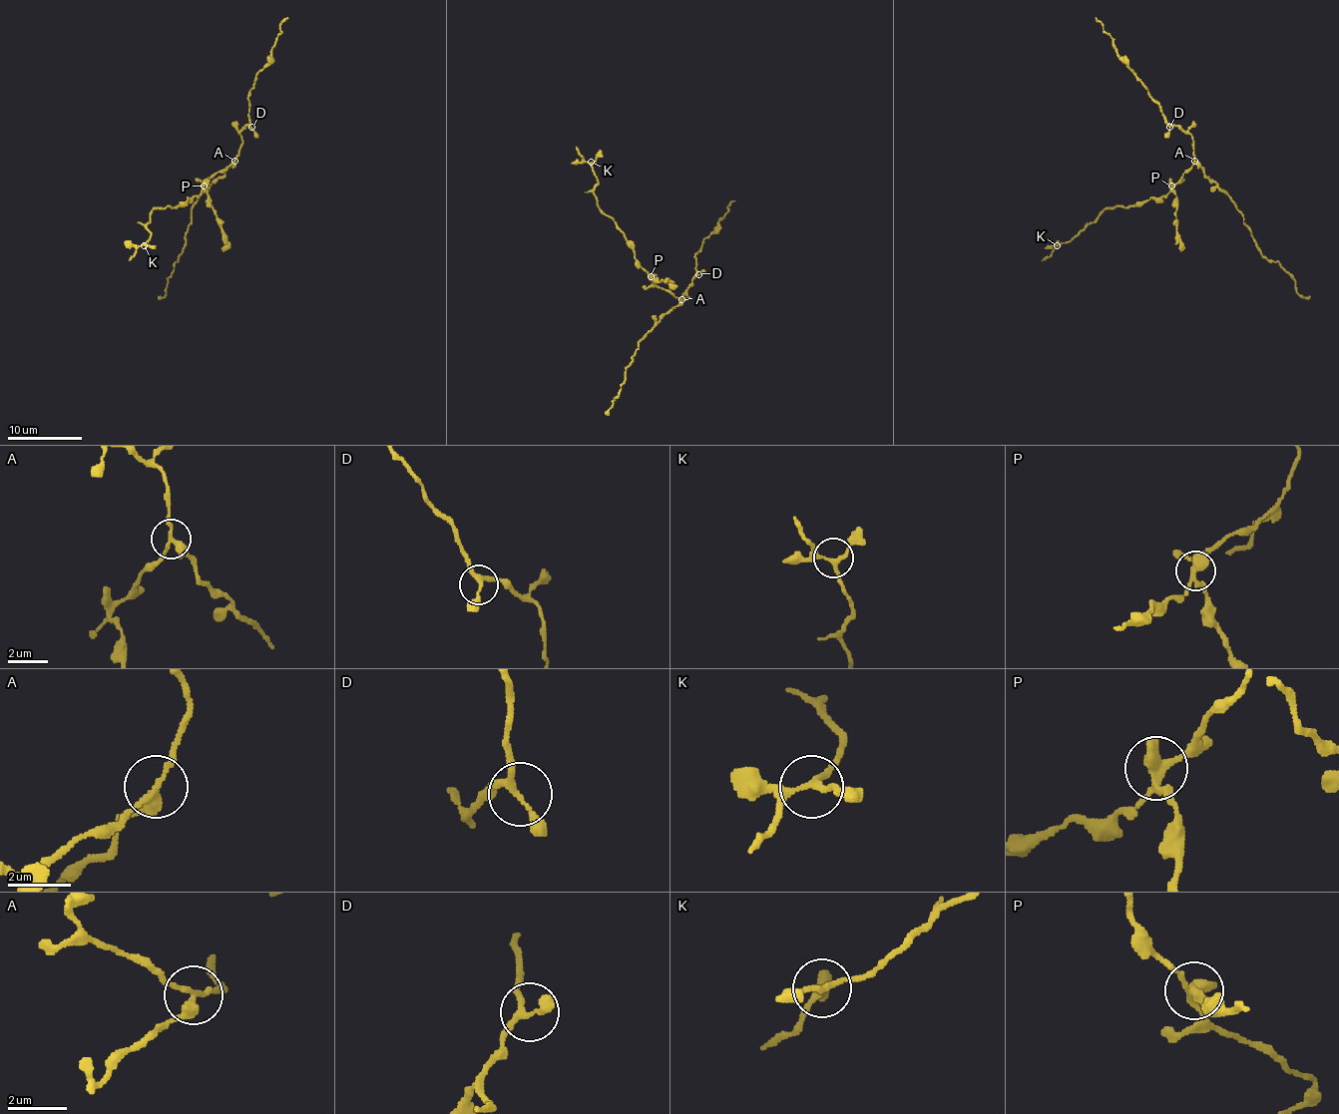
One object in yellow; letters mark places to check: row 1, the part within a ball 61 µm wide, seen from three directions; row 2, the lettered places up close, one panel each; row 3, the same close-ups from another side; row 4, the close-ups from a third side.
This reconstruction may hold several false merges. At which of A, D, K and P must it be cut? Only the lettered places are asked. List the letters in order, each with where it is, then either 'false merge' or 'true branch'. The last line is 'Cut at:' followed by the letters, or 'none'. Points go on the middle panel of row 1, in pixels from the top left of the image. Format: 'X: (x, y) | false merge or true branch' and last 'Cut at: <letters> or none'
A: (681, 299) | false merge
D: (698, 274) | true branch
K: (591, 162) | true branch
P: (651, 276) | false merge
Cut at: A, P

